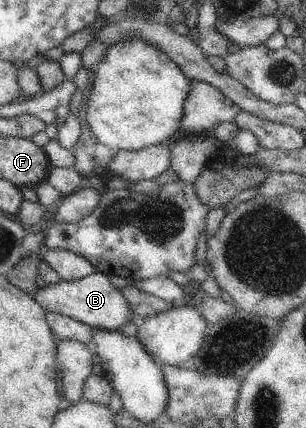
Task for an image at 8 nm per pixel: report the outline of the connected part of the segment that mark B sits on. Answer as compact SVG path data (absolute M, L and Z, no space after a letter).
M95 271L75 282L61 281L45 287L38 287L32 296L46 313L57 313L72 318L77 322L91 325L93 329L117 330L132 320L131 303L121 294L119 289L111 285L109 276L105 273Z

